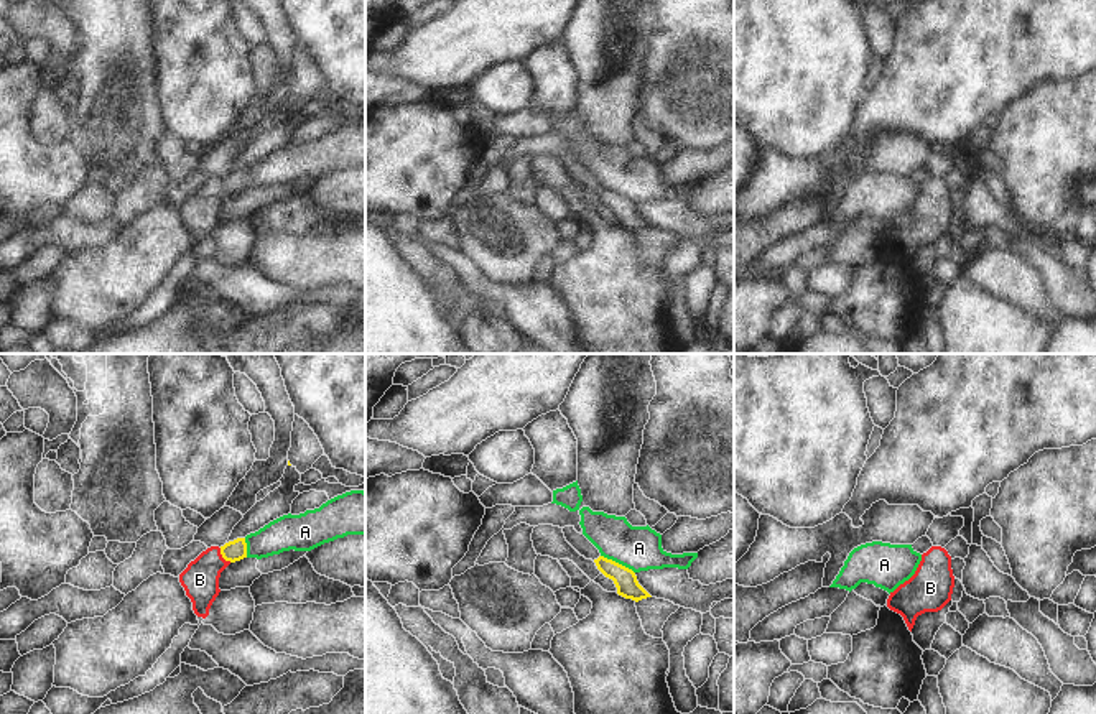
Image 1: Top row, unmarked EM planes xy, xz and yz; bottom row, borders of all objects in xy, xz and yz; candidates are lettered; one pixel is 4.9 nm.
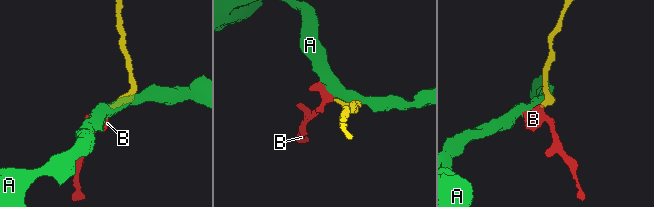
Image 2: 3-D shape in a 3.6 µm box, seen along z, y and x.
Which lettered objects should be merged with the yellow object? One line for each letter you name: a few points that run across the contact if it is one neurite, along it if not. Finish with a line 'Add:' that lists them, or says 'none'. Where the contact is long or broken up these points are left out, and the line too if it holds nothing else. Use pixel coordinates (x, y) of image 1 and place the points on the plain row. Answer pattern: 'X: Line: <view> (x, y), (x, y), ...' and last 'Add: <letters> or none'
B: Line: xy (236, 181), (222, 188), (199, 211)
Add: B.

